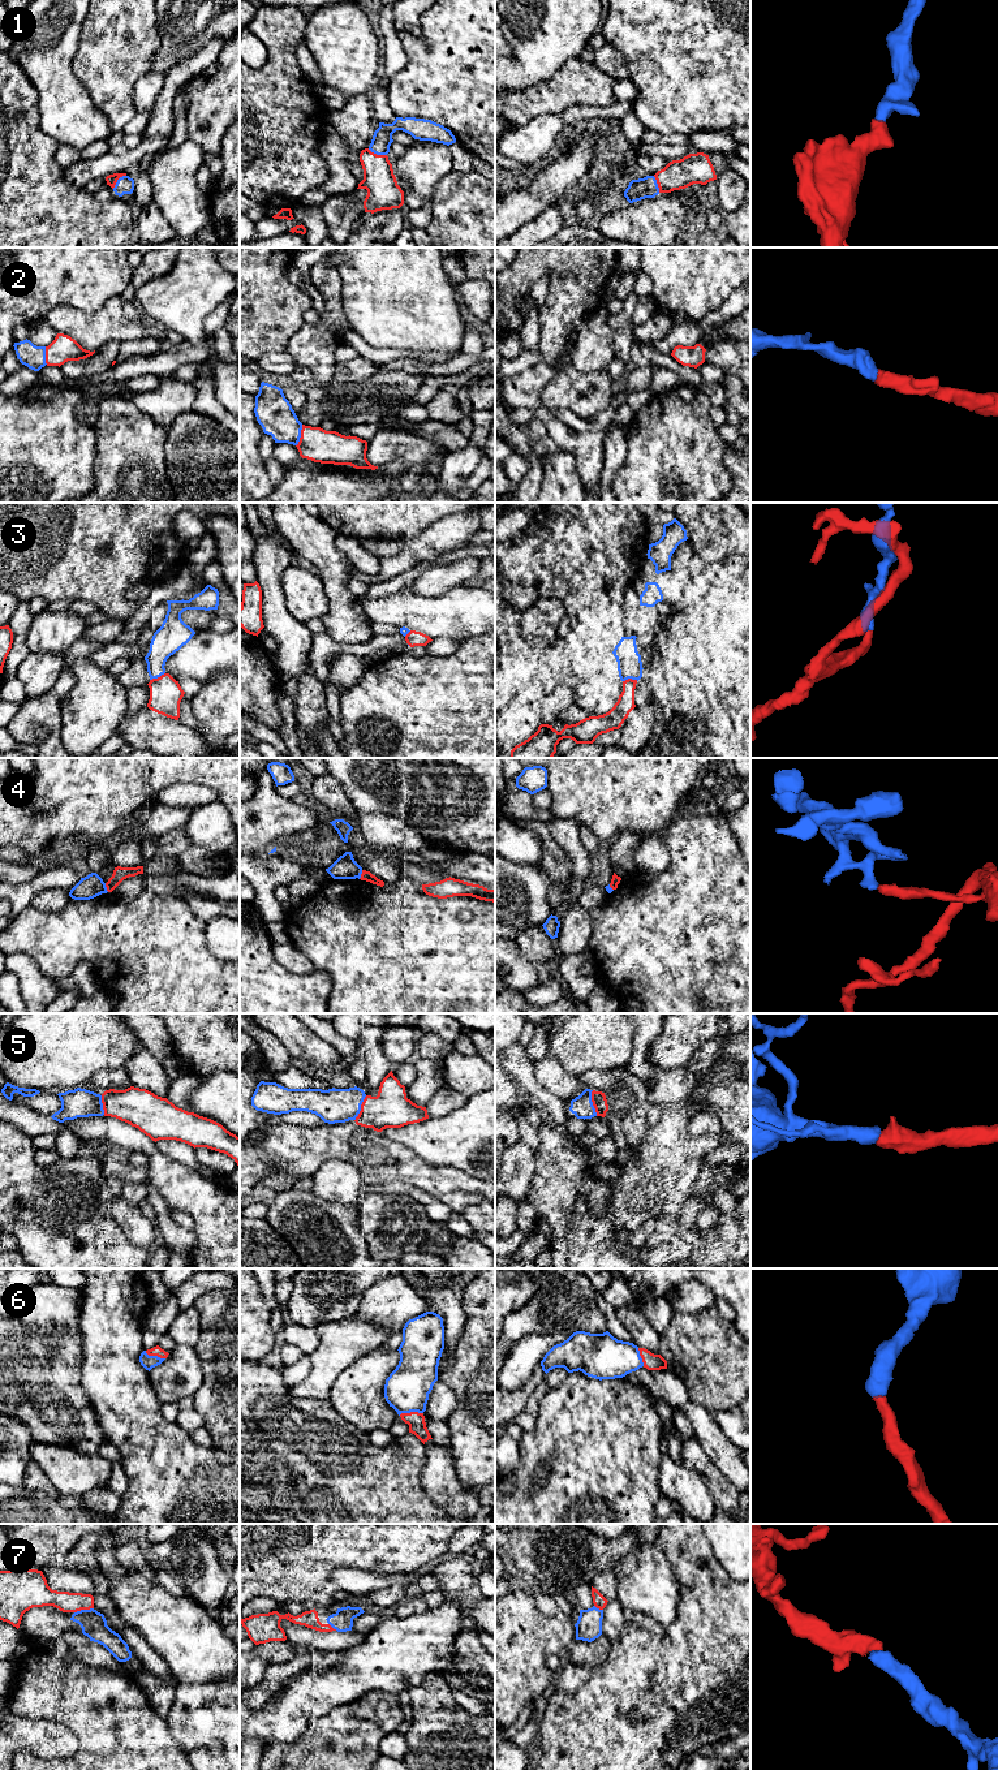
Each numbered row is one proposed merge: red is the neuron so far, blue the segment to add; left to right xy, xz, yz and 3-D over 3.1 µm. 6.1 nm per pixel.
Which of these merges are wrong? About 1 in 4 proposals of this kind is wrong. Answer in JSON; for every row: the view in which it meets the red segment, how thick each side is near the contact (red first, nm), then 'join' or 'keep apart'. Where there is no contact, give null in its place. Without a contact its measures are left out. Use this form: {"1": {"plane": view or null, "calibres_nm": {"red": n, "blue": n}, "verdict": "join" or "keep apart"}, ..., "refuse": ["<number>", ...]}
{"1": {"plane": "xz", "calibres_nm": {"red": 200, "blue": 120}, "verdict": "join"}, "2": {"plane": "xz", "calibres_nm": {"red": 200, "blue": 220}, "verdict": "join"}, "3": {"plane": "xy", "calibres_nm": {"red": 200, "blue": 180}, "verdict": "join"}, "4": {"plane": "xy", "calibres_nm": {"red": 80, "blue": 140}, "verdict": "keep apart"}, "5": {"plane": "yz", "calibres_nm": {"red": 90, "blue": 140}, "verdict": "join"}, "6": {"plane": "xz", "calibres_nm": {"red": 110, "blue": 280}, "verdict": "join"}, "7": {"plane": "xy", "calibres_nm": {"red": 130, "blue": 160}, "verdict": "join"}, "refuse": ["4"]}

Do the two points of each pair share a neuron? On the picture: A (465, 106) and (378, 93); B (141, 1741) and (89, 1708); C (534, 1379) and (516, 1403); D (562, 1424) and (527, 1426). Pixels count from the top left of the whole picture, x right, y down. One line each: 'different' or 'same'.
A: different
B: same
C: same
D: different

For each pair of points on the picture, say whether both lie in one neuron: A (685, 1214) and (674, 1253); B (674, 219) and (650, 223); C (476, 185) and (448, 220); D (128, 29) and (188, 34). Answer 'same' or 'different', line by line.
A: same
B: same
C: same
D: different

